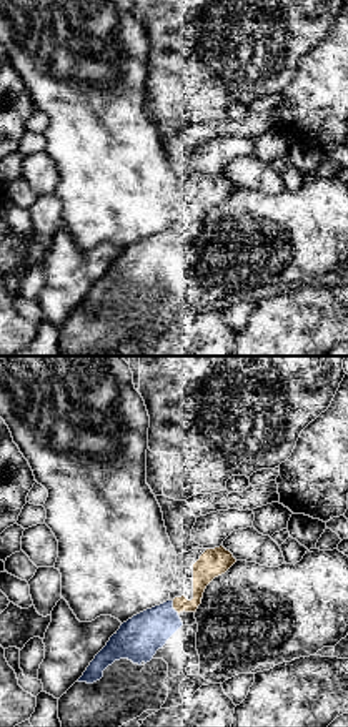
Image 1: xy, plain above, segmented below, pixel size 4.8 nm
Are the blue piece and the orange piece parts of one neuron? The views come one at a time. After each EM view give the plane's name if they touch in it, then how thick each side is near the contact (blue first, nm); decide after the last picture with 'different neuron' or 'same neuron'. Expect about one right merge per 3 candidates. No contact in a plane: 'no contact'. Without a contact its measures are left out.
meets blue in xy; 200 nm thick on the blue side, 120 nm on the other

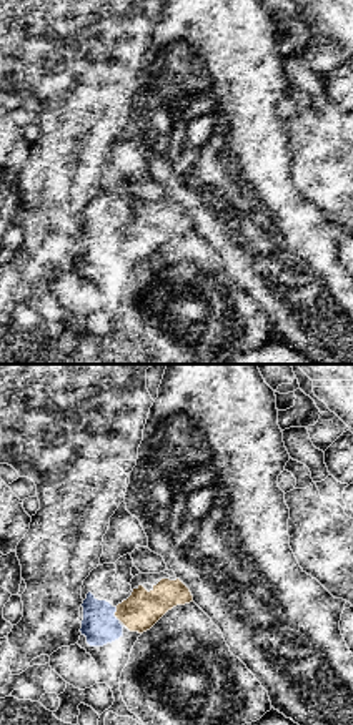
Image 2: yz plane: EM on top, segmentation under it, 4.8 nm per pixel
meets blue in yz; 170 nm thick on the blue side, 180 nm on the other

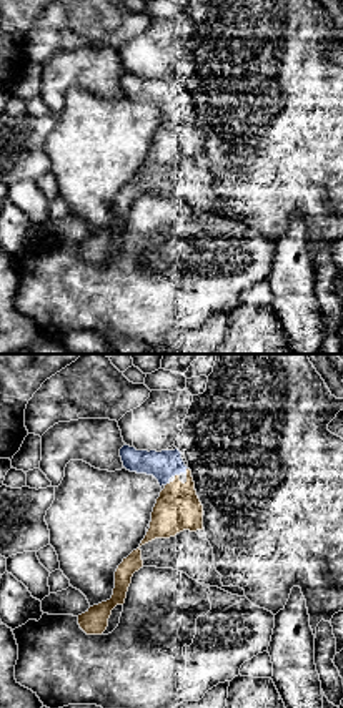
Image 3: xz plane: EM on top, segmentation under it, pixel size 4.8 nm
meets blue in xz; 140 nm thick on the blue side, 220 nm on the other

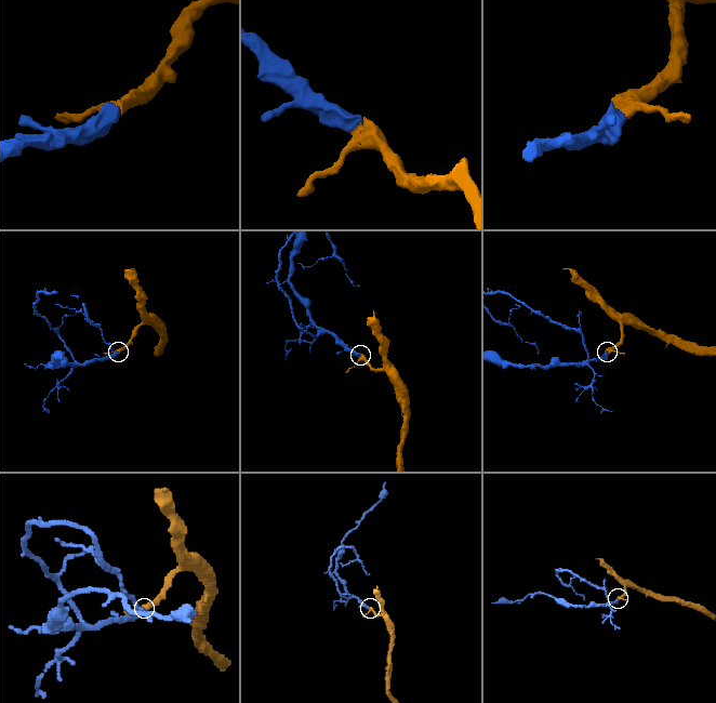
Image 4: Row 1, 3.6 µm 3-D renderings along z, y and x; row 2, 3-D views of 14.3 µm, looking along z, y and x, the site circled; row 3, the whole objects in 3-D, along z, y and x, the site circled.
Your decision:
same neuron

